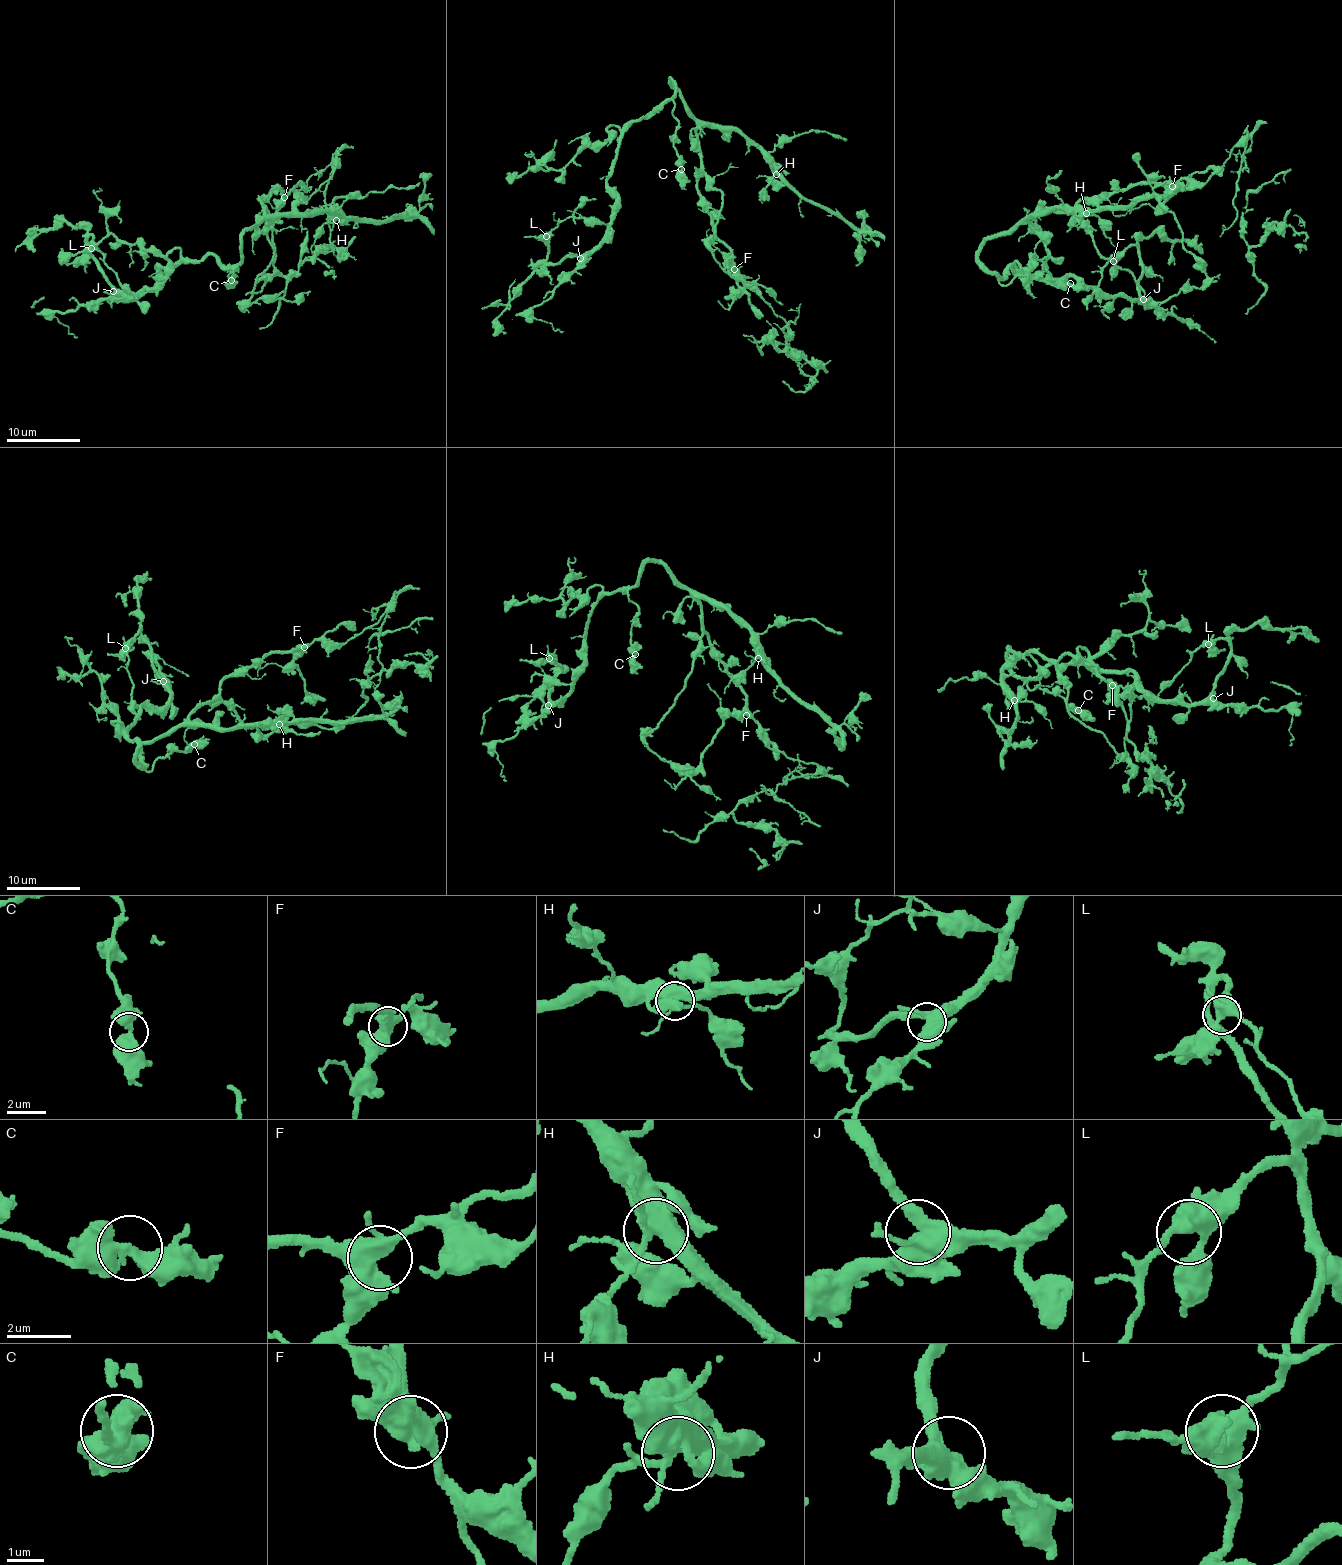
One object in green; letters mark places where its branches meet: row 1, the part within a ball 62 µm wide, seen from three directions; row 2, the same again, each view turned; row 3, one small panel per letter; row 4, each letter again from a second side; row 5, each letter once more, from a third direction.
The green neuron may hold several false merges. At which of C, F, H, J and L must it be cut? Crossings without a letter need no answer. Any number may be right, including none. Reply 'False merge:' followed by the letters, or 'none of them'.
False merge: none of them

